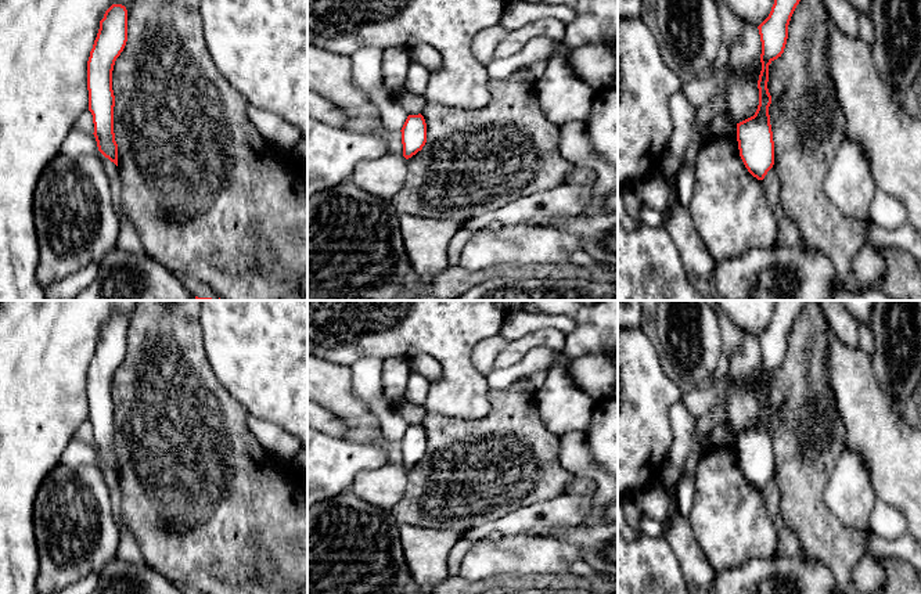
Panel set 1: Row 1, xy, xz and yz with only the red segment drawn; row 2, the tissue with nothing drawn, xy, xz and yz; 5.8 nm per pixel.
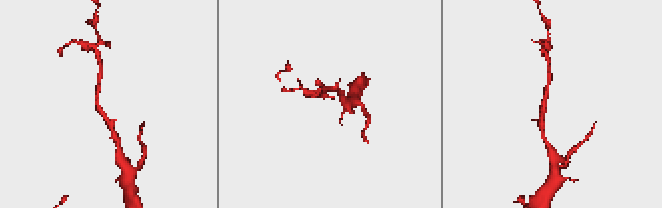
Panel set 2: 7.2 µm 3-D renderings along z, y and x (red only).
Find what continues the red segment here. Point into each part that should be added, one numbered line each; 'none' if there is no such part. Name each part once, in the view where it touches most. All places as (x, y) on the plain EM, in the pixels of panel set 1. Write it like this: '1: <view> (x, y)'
none

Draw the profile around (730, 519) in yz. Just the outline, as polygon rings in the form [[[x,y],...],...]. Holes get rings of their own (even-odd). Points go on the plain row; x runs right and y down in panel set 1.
[[[717,447],[699,458],[694,504],[687,522],[715,572],[737,568],[752,559],[774,558],[780,530],[769,515],[763,492],[745,478],[737,447]]]

